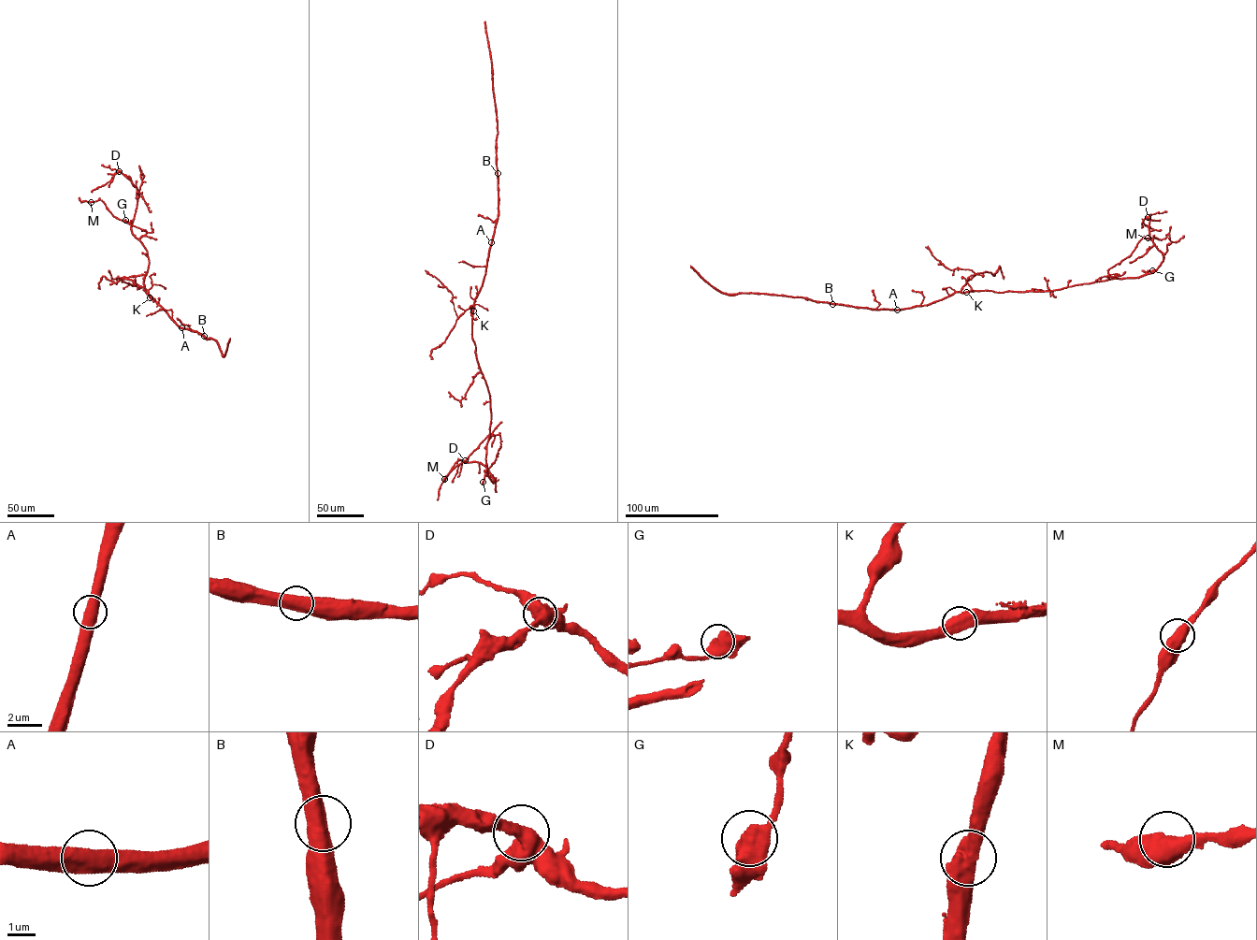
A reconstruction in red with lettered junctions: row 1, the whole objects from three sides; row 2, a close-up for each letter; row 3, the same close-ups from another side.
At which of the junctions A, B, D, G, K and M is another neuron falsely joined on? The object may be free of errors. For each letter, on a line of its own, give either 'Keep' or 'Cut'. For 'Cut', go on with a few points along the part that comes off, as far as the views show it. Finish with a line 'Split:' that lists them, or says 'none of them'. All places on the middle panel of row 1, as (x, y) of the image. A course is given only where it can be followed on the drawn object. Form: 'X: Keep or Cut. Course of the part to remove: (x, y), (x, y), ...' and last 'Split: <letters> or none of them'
A: Keep
B: Keep
D: Keep
G: Keep
K: Keep
M: Keep
Split: none of them

